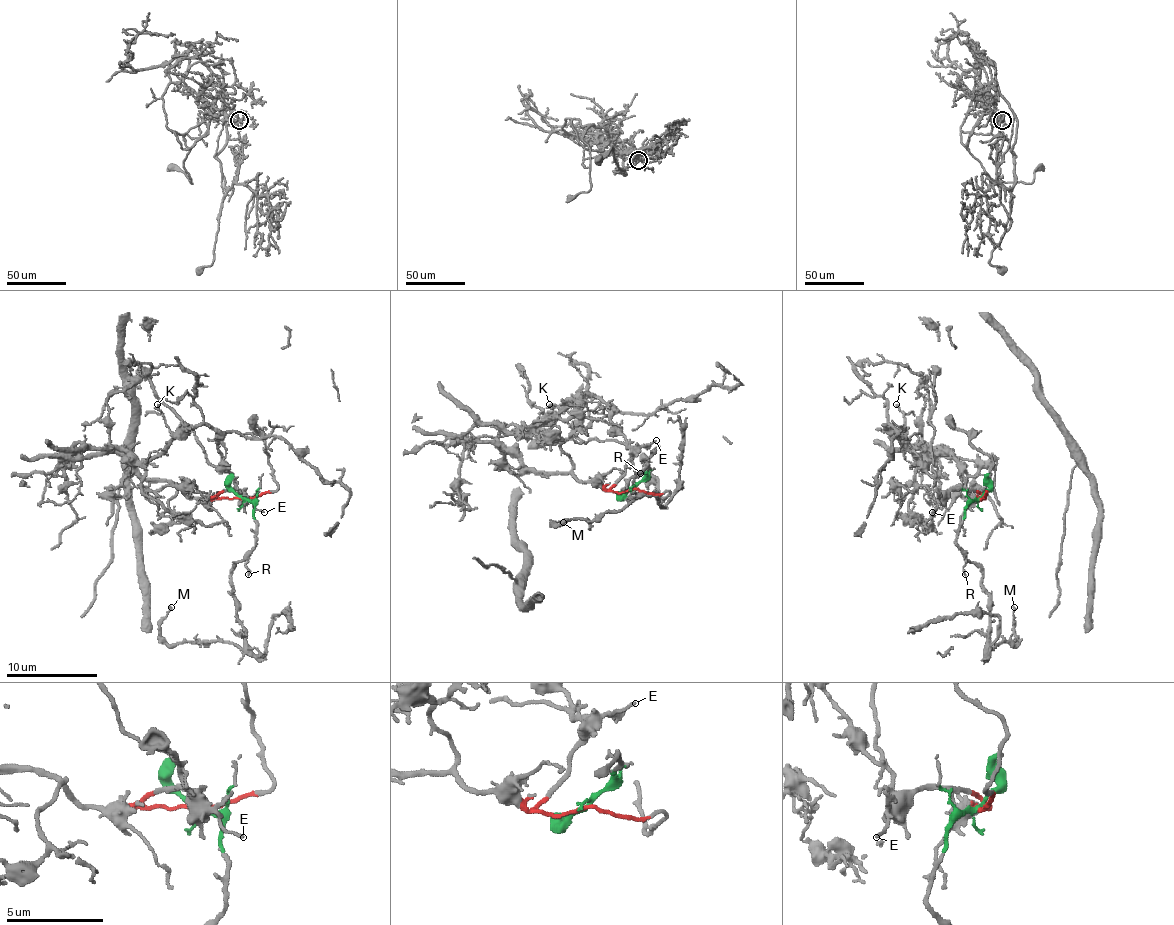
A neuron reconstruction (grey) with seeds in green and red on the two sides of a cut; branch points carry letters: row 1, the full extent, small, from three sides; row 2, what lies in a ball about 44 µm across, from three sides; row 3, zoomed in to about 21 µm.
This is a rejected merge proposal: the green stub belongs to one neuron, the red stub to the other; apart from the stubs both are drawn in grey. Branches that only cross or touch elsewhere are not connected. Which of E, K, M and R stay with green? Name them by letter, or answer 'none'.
M, R

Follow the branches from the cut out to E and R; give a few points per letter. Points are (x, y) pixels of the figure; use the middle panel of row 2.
E: (633, 487), (624, 492), (610, 490), (630, 458), (655, 440)
R: (633, 487), (646, 476), (648, 465), (639, 474)

